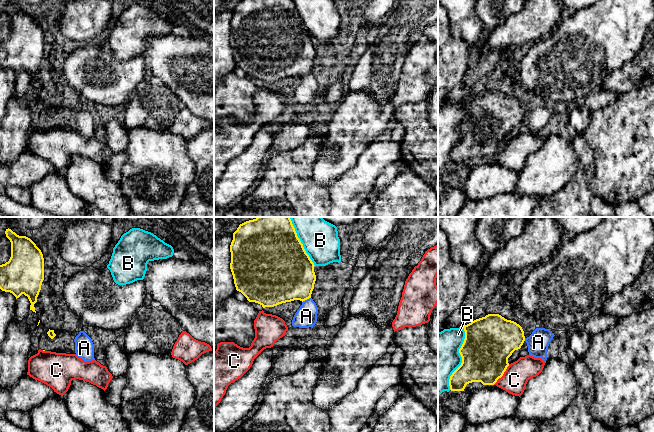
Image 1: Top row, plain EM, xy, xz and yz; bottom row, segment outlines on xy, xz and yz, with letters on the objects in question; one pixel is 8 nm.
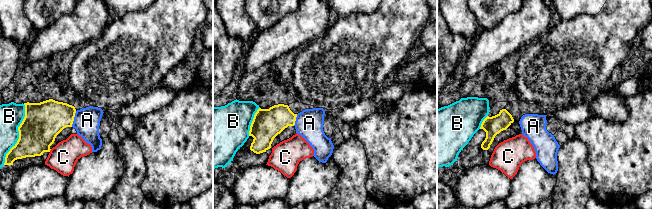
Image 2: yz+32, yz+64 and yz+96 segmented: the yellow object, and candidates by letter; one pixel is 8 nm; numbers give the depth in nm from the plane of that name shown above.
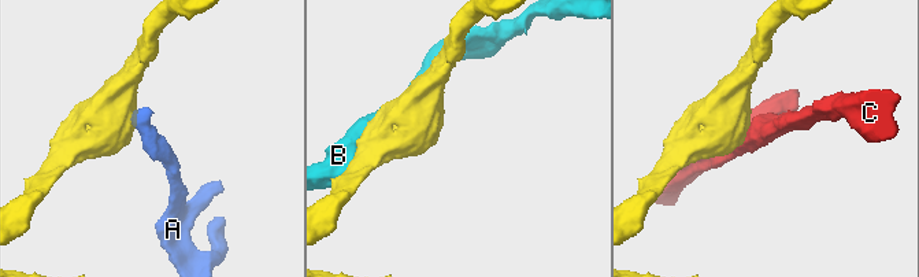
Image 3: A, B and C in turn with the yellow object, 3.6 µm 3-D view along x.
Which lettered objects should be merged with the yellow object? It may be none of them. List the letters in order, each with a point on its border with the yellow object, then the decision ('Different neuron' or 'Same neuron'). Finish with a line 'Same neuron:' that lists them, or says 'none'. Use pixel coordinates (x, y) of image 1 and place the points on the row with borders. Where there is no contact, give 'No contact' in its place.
A: Touches yellow at xz (306, 299). Same neuron
B: Touches yellow at yz (462, 358). Different neuron
C: Touches yellow at yz (503, 373). Different neuron
Same neuron: A

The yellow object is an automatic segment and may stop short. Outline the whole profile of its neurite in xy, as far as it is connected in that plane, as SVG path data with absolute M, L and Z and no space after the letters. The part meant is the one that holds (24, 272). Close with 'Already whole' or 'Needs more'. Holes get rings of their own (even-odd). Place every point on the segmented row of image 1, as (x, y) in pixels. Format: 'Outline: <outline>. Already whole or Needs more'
Outline: M6 229L6 237L11 242L11 257L8 262L0 265L0 289L12 293L16 299L22 294L28 297L30 310L36 313L34 304L44 280L44 258L41 250L26 236L19 236L11 229Z. Already whole

